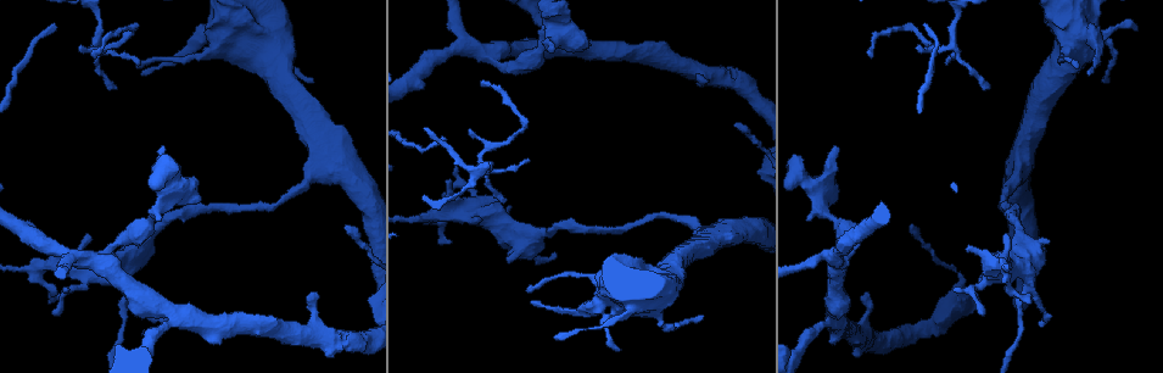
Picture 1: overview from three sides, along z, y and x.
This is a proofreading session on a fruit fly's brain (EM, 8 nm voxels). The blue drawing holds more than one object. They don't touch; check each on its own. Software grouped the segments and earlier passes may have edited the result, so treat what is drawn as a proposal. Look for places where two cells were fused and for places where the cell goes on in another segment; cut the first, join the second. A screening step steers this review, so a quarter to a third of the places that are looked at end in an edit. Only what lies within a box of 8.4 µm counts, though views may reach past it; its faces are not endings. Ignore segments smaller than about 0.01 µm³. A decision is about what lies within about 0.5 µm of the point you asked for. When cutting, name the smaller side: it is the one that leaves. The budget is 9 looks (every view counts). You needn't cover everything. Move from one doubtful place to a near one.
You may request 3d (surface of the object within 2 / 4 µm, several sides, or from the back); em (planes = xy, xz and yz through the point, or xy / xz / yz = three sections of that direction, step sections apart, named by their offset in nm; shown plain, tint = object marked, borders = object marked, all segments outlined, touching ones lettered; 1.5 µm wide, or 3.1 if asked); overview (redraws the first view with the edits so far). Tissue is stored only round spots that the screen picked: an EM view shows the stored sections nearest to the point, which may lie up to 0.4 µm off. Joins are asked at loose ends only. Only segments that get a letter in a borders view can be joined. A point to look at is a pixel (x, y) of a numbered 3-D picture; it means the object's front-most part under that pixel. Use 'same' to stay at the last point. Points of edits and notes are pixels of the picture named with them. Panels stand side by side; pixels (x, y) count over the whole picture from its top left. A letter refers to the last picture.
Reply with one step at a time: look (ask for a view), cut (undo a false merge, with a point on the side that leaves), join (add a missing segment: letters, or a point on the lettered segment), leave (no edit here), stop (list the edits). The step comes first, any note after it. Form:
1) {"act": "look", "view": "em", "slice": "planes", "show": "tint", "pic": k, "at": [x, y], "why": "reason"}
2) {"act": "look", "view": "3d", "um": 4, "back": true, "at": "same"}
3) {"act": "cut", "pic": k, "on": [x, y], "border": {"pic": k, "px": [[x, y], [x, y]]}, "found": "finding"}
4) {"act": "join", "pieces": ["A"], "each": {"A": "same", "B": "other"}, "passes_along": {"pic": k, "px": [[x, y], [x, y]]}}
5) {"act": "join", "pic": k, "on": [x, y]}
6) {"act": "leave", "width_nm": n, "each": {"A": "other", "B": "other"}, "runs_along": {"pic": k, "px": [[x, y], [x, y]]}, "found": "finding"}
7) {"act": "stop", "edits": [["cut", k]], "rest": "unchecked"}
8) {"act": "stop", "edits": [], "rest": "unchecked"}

{"act": "look", "view": "em", "slice": "planes", "show": "borders", "pic": 1, "at": [527, 159], "why": "tapers out"}

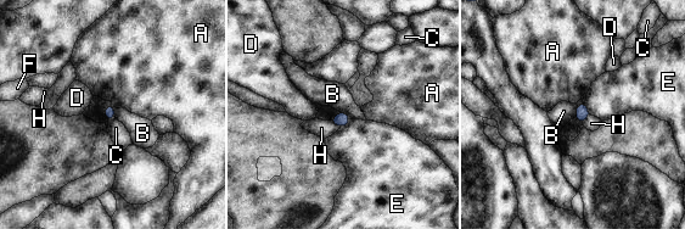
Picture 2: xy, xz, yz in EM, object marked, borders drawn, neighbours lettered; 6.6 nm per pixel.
{"act": "leave", "each": {"A": "other", "B": "other", "C": "other", "D": "other", "E": "other", "F": "other", "H": "other"}, "border": {"pic": 2, "px": [[116, 106], [114, 117]]}, "found": "no lettered segment goes on from it"}

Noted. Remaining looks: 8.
{"act": "look", "view": "em", "slice": "planes", "show": "borders", "pic": 1, "at": [92, 53], "why": "tapers out"}

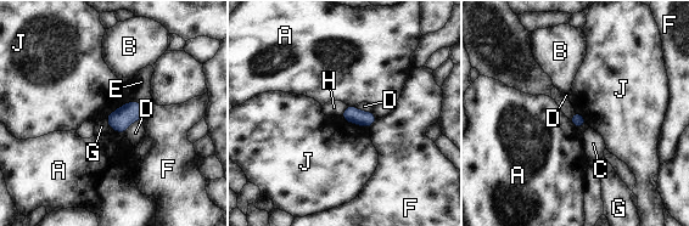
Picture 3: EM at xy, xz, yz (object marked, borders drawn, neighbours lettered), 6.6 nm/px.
{"act": "leave", "longest_contact_nm": ["J", 200], "each": {"A": "other", "B": "other", "C": "other", "D": "other", "E": "other", "F": "other", "G": "other", "H": "other", "J": "other"}, "found": "none of them fits"}

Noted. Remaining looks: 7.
{"act": "look", "view": "em", "slice": "xy", "step": 4, "show": "borders", "pic": 1, "at": [165, 147]}

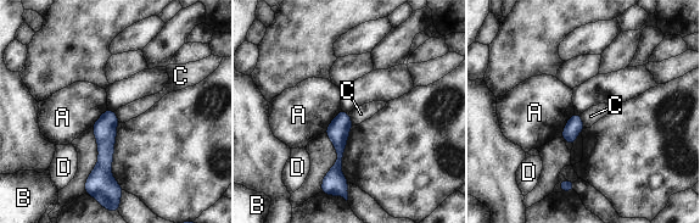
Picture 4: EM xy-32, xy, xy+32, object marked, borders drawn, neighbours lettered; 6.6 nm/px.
{"act": "look", "view": "em", "slice": "planes", "show": "borders", "at": "same", "why": "cut it another way"}

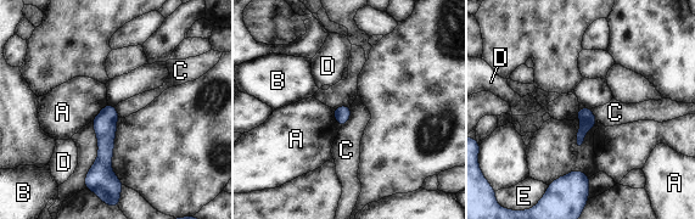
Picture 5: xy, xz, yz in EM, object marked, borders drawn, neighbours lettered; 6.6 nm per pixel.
{"act": "leave", "longest_contact_nm": ["C", 170], "each": {"A": "other", "B": "other", "C": "other", "D": "other", "E": "other"}, "border": {"pic": 5, "px": [[351, 106], [351, 117], [341, 128]]}, "found": "none of them fits"}

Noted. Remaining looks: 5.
{"act": "look", "view": "em", "slice": "planes", "show": "borders", "pic": 1, "at": [1002, 237]}

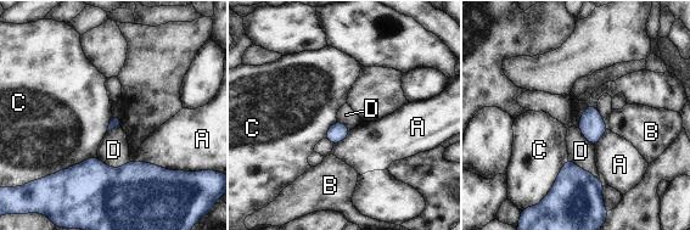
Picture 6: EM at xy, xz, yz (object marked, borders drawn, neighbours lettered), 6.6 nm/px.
{"act": "leave", "each": {"A": "other", "B": "other", "C": "other", "D": "other"}, "border": {"pic": 6, "px": [[96, 156], [88, 157], [54, 174]]}, "found": "no lettered segment goes on from it"}

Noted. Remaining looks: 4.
{"act": "stop", "edits": [], "rest": "unchecked"}

